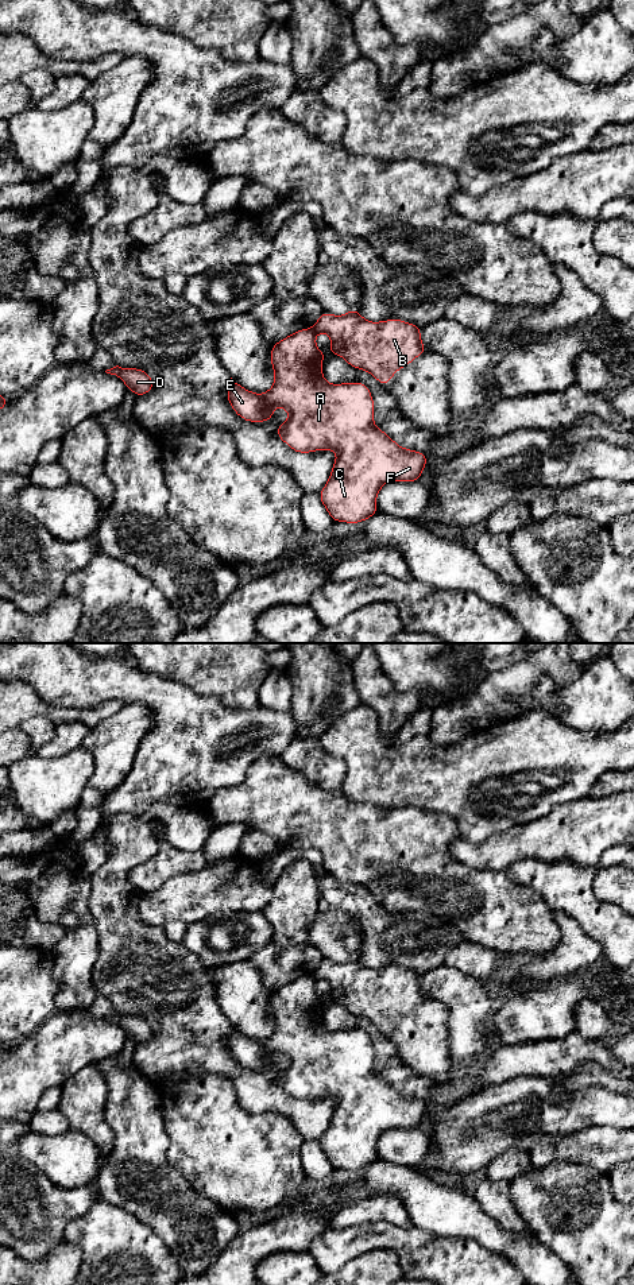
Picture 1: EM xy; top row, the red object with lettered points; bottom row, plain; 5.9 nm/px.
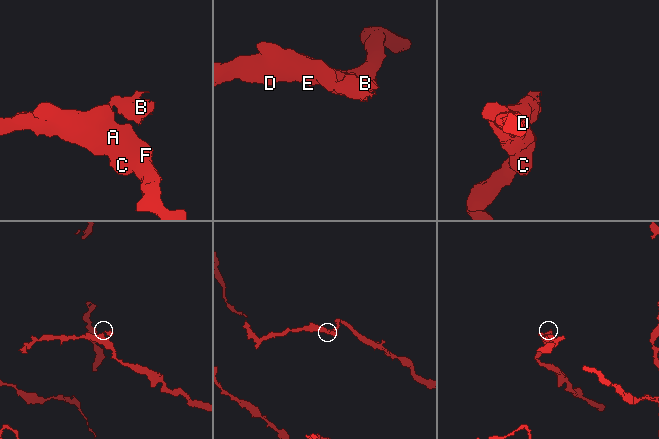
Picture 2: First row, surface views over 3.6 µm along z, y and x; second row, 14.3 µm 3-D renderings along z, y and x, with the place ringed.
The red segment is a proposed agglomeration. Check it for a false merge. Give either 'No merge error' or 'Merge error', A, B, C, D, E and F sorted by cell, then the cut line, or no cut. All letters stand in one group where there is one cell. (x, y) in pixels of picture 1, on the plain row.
Merge error. Groups: A C D E F / B. Split along xy (312, 974), (316, 980)

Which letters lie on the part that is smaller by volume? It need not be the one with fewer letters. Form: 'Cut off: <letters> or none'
Cut off: B

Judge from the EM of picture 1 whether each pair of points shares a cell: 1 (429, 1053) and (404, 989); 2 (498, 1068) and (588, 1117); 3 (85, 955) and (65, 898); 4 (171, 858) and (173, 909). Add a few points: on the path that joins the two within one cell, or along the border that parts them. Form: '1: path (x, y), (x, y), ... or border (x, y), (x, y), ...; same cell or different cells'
1: path (422, 1037), (420, 1029), (404, 1013), (404, 1005); same cell
2: border (548, 1078), (514, 1076), (486, 1087); different cells
3: path (85, 939), (85, 916), (78, 905); same cell
4: border (203, 869), (176, 874), (158, 887), (145, 893); different cells

